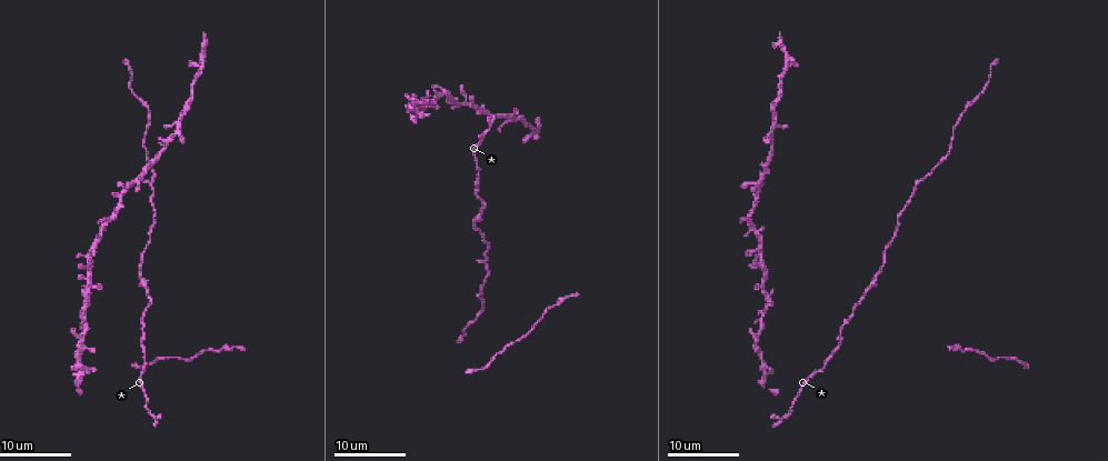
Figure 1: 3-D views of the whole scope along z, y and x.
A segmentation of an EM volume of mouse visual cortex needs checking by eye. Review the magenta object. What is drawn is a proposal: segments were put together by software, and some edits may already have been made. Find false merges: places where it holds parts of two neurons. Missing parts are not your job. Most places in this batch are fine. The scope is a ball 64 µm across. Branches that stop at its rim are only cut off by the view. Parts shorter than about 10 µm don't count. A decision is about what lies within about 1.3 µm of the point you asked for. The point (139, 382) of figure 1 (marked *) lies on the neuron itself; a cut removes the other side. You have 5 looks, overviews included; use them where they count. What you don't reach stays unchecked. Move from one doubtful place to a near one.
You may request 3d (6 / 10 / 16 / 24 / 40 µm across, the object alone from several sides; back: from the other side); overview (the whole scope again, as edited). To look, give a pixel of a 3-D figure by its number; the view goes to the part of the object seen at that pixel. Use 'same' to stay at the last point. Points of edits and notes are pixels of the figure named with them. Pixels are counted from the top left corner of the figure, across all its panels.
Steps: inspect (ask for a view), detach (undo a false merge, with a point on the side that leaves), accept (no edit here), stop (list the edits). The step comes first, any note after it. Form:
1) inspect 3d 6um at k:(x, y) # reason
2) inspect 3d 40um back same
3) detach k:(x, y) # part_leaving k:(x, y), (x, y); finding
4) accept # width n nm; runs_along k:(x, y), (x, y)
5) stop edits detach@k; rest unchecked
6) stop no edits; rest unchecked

inspect 3d 24um at 1:(480, 212) # thick turns thin

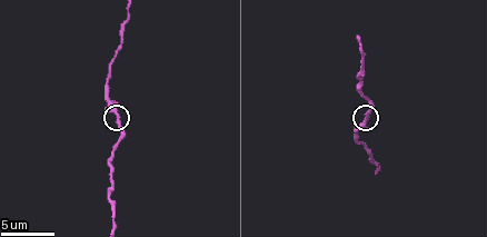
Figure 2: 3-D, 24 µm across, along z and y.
inspect 3d 6um at 2:(119, 114)

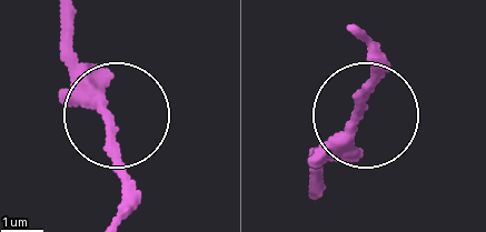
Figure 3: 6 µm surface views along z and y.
accept # width 220 nm; runs_along 3:(112, 221), (127, 189), (116, 125), (67, 43); continuous, no second neuron

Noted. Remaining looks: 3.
inspect 3d 10um at 2:(360, 143) # thick turns thin

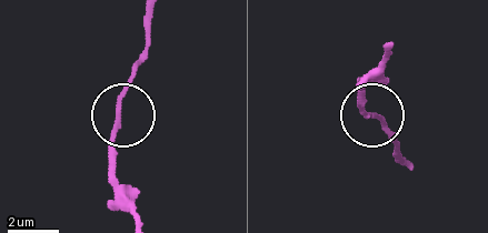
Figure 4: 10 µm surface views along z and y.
accept # runs_along 4:(139, 215), (116, 171), (116, 127), (139, 58); all the same neuron

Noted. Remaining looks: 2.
inspect 3d 24um at 1:(487, 260) # a narrow waist

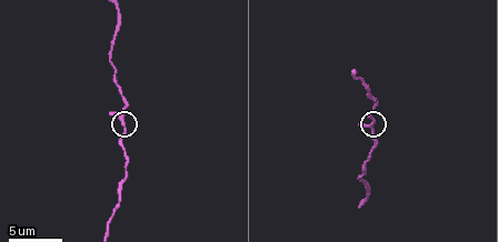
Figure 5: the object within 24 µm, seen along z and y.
inspect 3d 10um at 5:(124, 129)

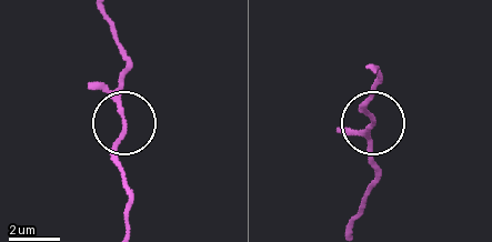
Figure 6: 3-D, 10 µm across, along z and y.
accept # runs_along 6:(373, 66), (380, 78), (367, 99), (373, 123), (367, 159); continuous, no second neuron

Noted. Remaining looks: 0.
stop no edits; rest unchecked

